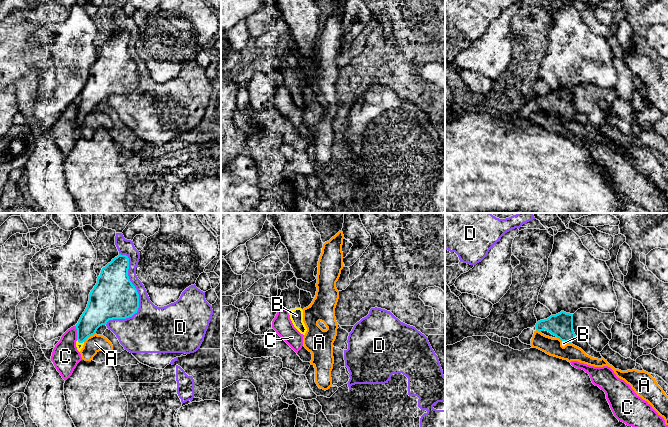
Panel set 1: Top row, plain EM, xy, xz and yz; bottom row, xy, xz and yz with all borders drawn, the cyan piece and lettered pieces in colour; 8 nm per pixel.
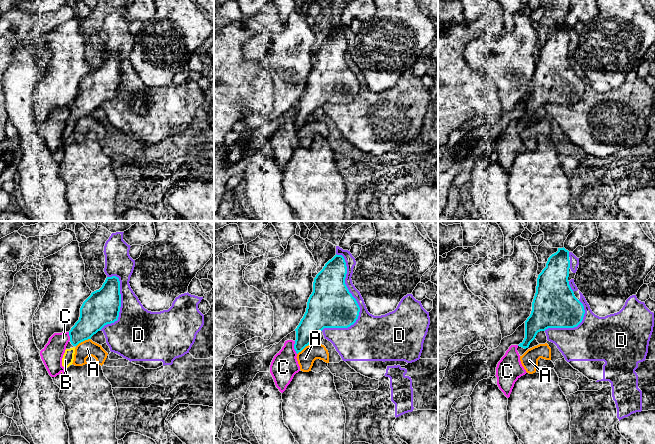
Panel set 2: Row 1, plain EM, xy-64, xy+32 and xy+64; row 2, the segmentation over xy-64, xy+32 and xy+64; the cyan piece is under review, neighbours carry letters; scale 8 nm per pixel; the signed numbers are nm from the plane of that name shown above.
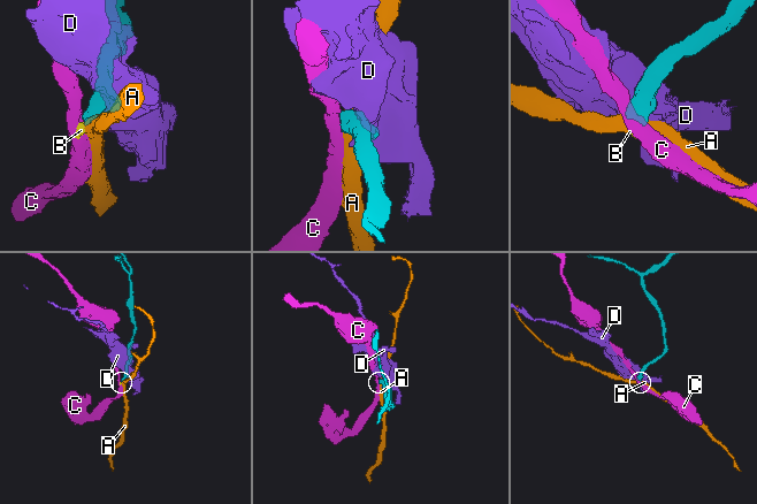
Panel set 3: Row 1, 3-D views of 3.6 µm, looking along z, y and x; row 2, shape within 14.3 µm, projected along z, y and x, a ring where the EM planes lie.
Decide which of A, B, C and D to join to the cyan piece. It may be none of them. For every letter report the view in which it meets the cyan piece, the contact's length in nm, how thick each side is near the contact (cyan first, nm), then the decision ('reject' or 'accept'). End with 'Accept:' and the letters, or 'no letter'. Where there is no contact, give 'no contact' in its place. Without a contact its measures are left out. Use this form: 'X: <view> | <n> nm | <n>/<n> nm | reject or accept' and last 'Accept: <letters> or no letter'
A: xy | 120 nm | 240/140 nm | reject
B: xy | 60 nm | 190/50 nm | accept
C: xy | 110 nm | 220/220 nm | reject
D: xy | 600 nm | 360/300 nm | reject
Accept: B

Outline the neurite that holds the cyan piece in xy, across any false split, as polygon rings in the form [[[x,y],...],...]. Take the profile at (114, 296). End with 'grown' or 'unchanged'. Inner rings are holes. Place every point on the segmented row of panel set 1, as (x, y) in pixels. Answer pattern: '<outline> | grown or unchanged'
[[[119,254],[102,268],[77,329],[76,347],[80,352],[85,340],[109,320],[126,319],[137,313],[139,294],[128,276],[129,258]]] | grown

